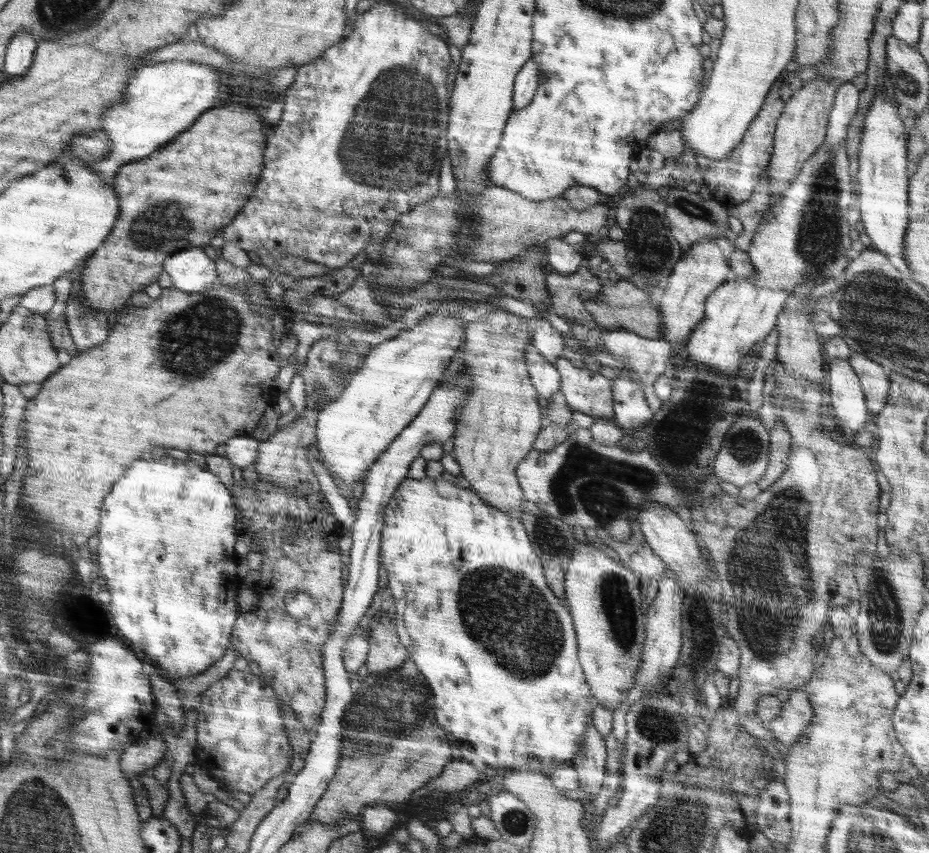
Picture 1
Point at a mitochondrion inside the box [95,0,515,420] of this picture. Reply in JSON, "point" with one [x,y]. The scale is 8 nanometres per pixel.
{"point":[392,142]}

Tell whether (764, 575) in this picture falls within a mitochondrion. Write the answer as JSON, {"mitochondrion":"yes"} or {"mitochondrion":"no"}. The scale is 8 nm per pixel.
{"mitochondrion":"yes"}

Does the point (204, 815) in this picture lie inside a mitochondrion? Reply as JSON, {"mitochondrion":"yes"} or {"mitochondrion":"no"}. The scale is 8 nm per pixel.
{"mitochondrion":"no"}

